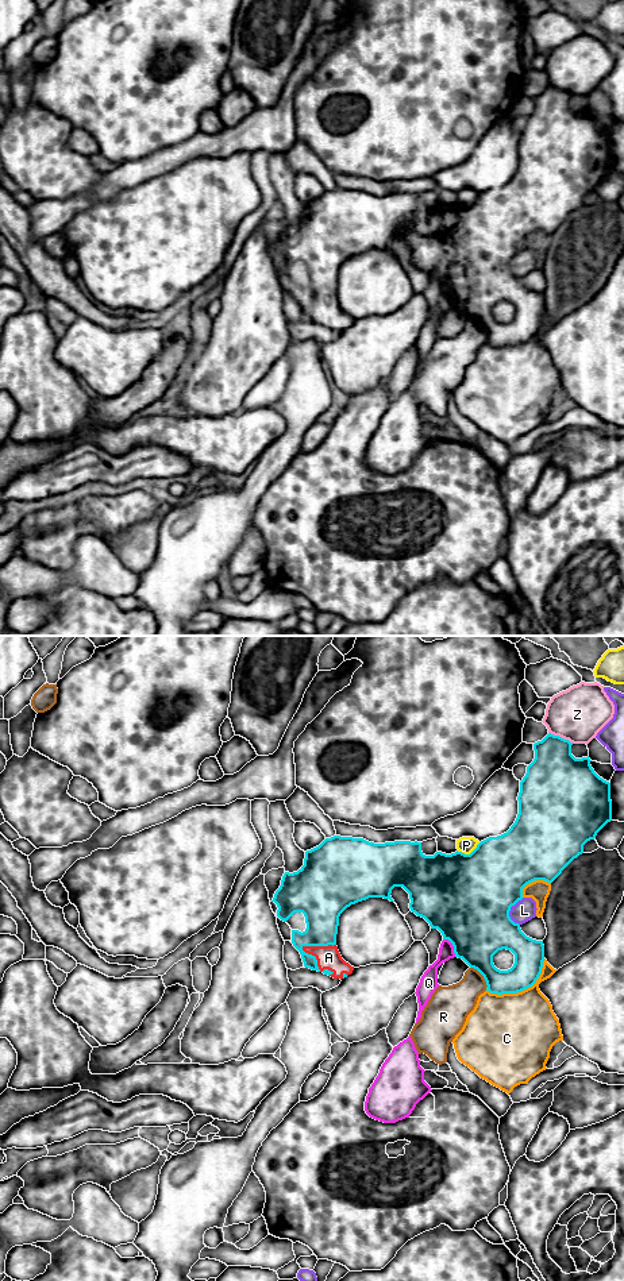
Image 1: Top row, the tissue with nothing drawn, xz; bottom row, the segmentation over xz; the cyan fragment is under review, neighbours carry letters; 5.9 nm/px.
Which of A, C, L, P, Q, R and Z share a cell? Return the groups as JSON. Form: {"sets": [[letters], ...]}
{"sets": [["A"], ["C"], ["L"], ["P"], ["Q"], ["R"], ["Z"]]}

